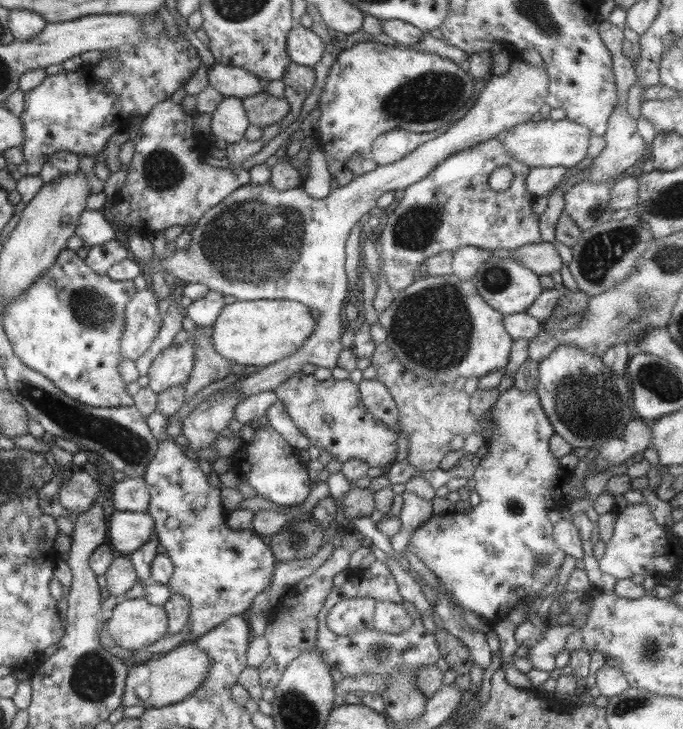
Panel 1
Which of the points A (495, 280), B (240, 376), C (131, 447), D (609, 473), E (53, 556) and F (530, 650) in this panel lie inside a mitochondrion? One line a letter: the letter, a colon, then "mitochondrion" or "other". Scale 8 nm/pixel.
A: mitochondrion
B: other
C: mitochondrion
D: other
E: other
F: other

